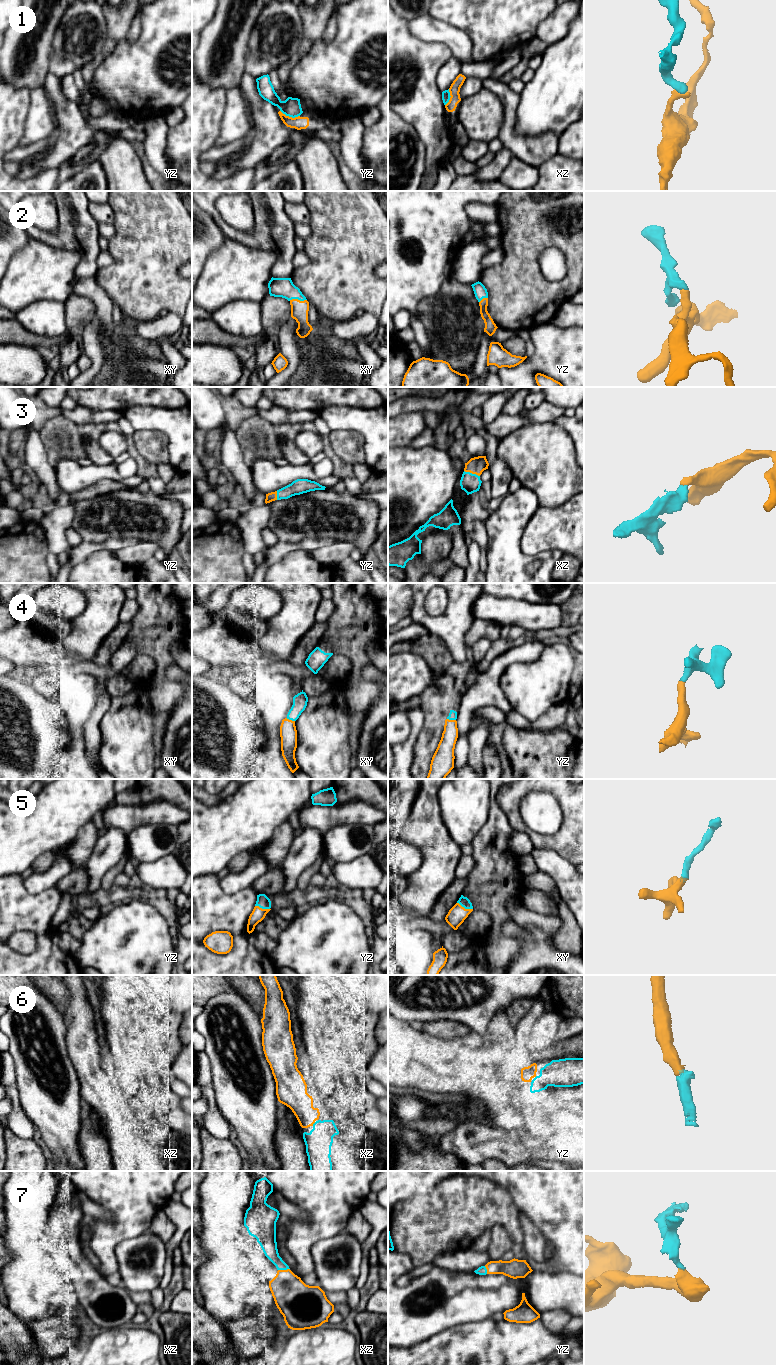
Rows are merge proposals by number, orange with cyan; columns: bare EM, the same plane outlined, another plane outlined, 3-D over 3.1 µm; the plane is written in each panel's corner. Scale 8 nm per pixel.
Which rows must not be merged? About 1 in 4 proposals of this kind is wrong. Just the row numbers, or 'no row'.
1

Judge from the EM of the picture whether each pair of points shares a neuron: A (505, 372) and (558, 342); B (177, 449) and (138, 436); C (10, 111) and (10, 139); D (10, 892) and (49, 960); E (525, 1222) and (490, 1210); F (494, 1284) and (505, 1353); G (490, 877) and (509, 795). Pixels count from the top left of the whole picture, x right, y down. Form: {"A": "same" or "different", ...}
{"A": "same", "B": "different", "C": "same", "D": "same", "E": "different", "F": "different", "G": "different"}

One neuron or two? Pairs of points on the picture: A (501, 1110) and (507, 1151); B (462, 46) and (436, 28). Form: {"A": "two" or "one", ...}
{"A": "two", "B": "one"}

